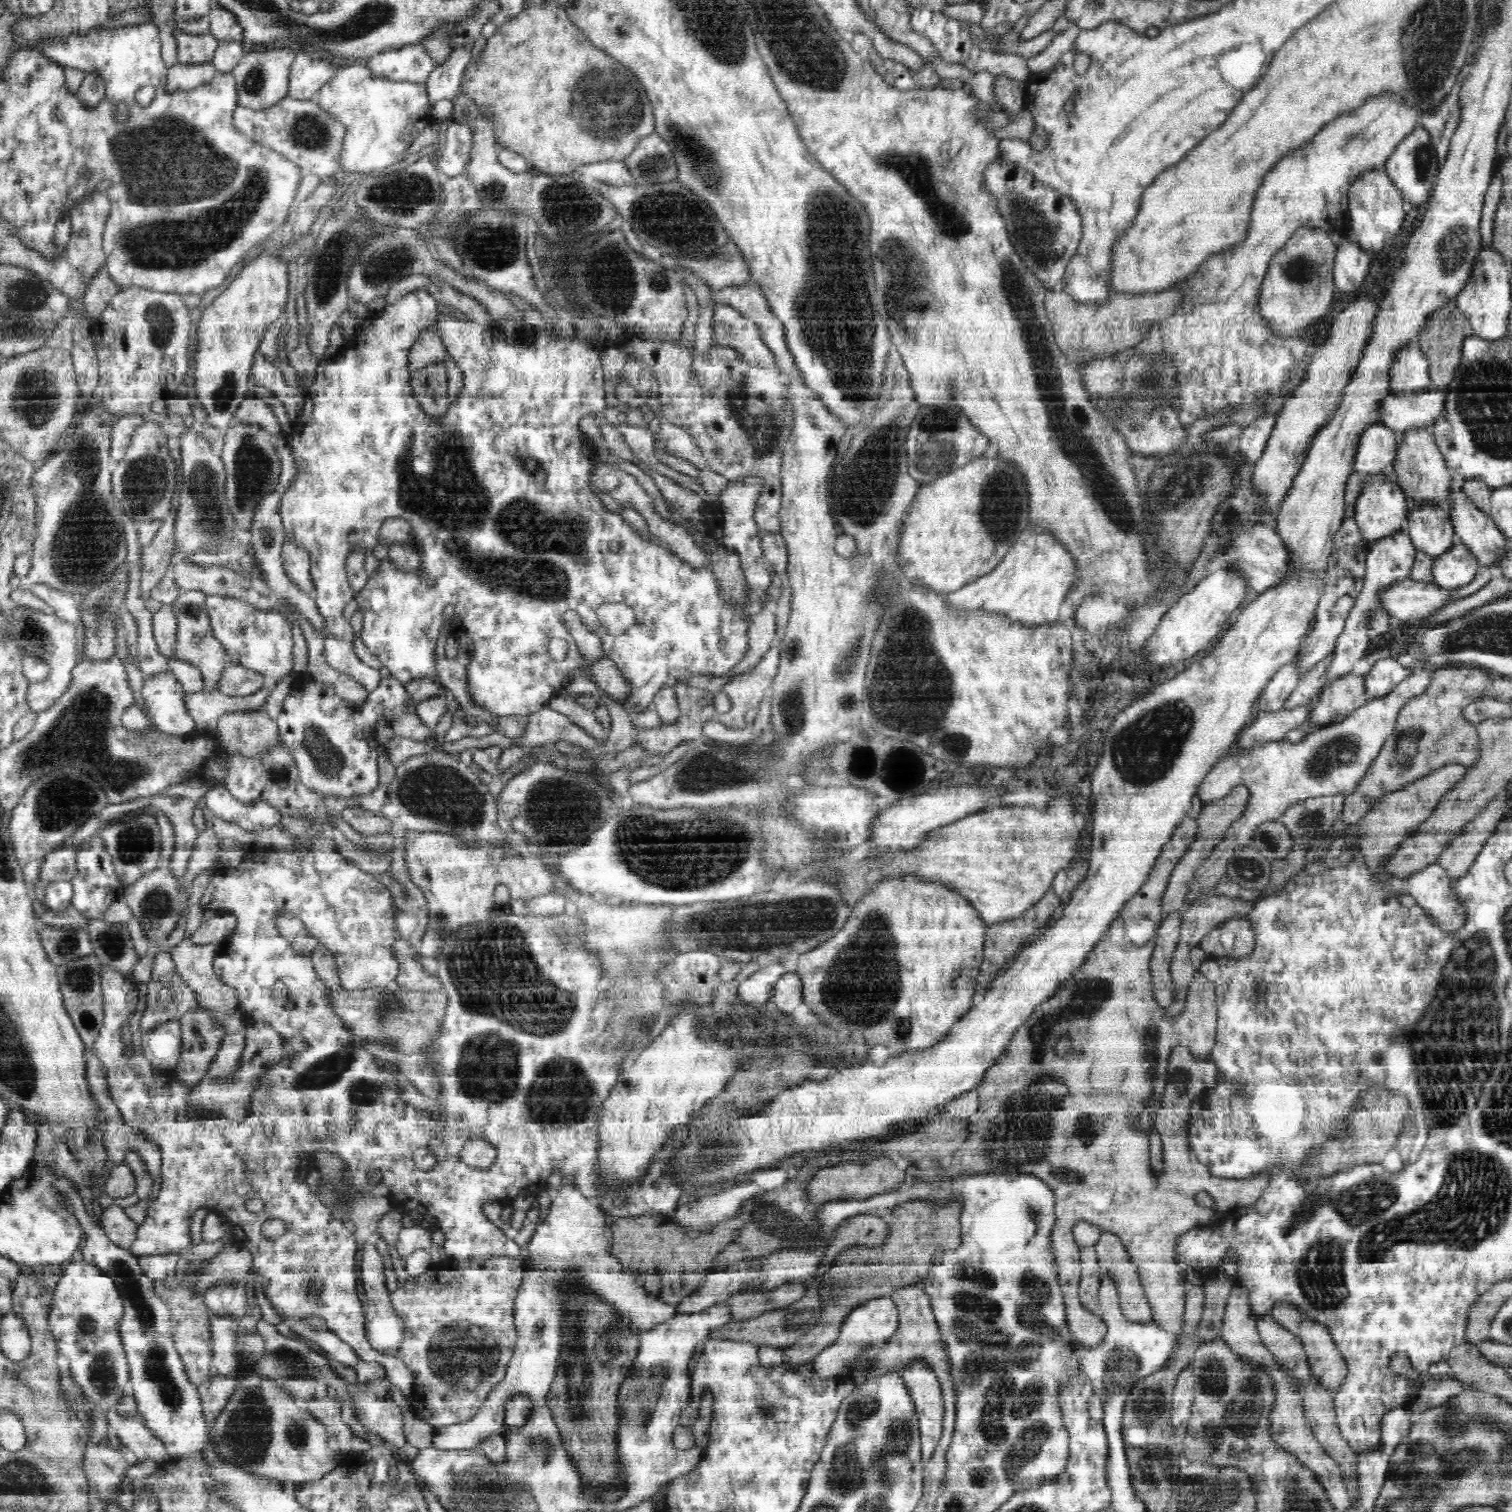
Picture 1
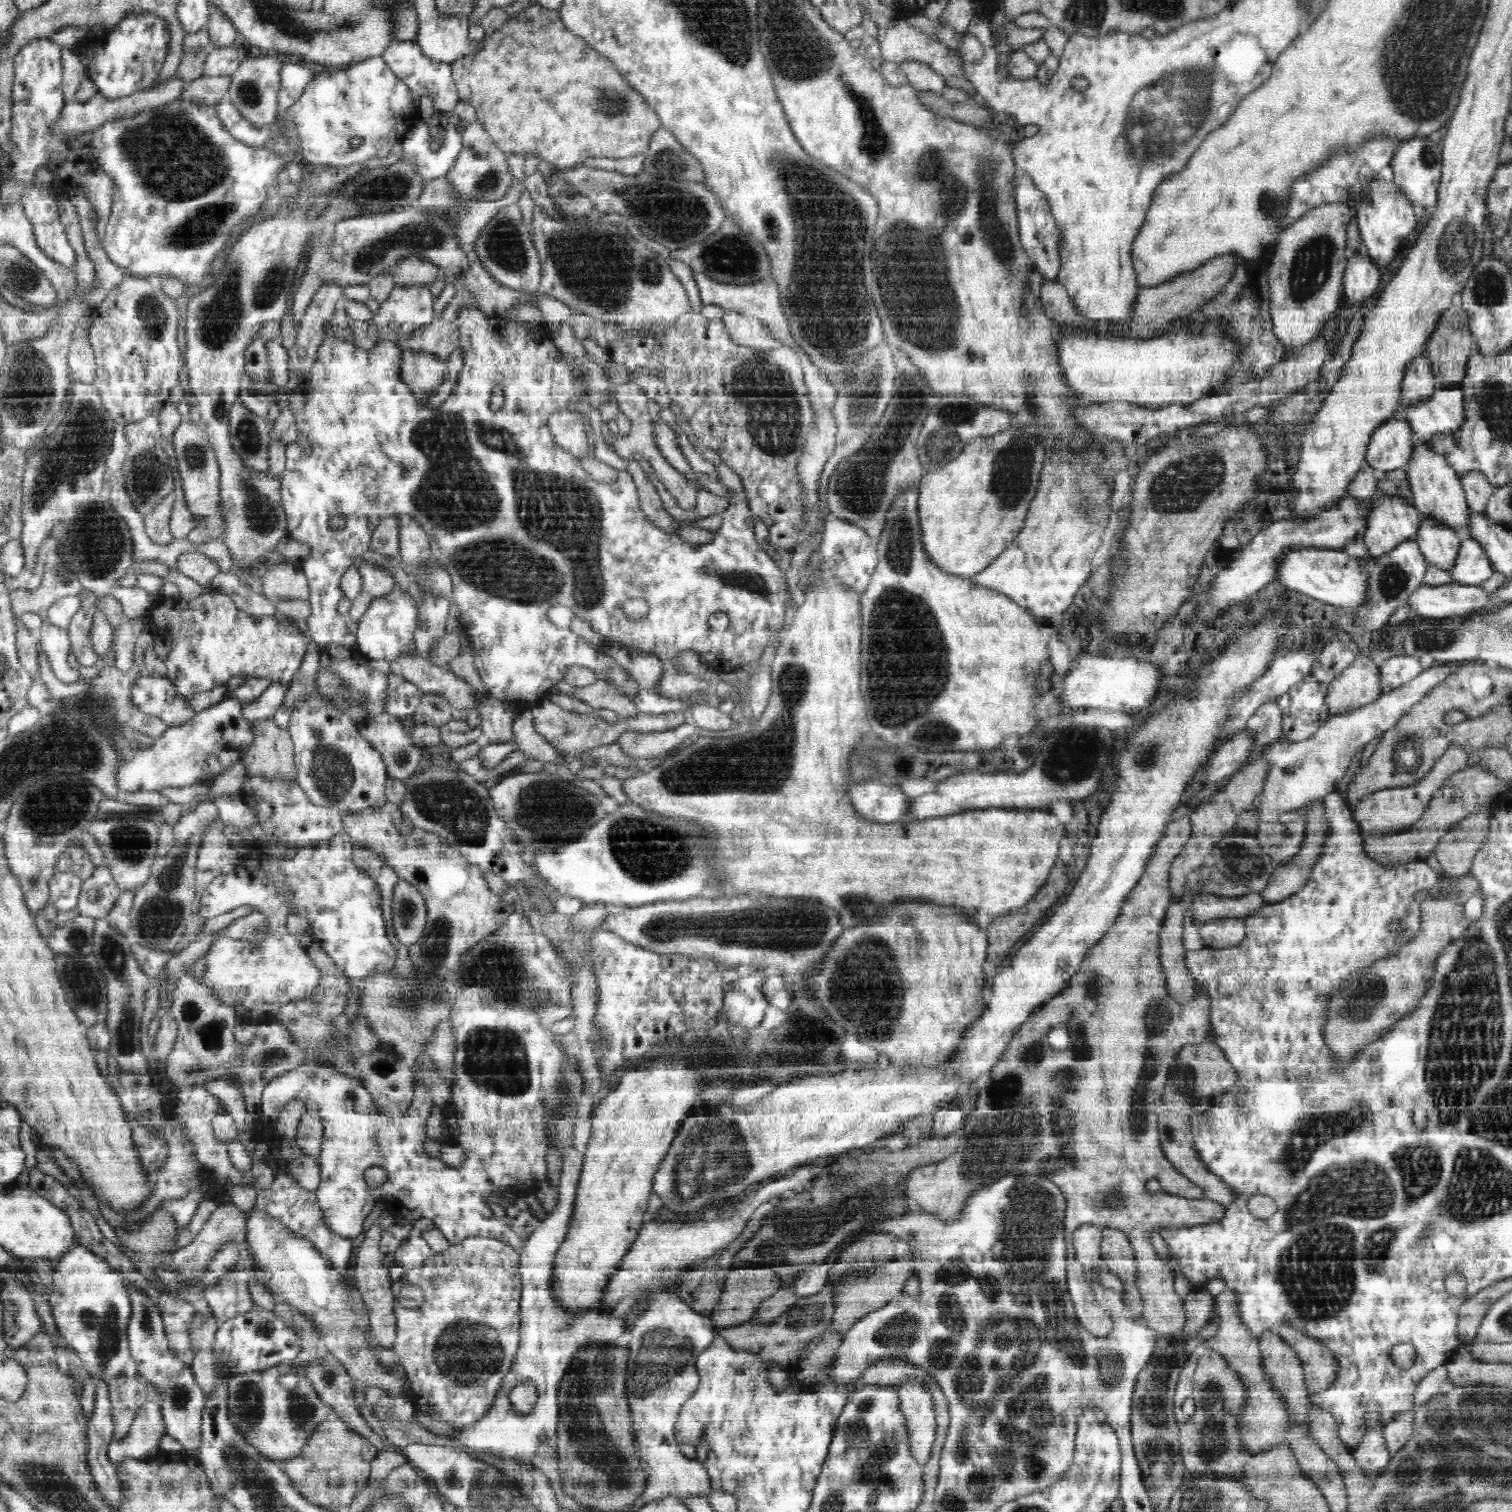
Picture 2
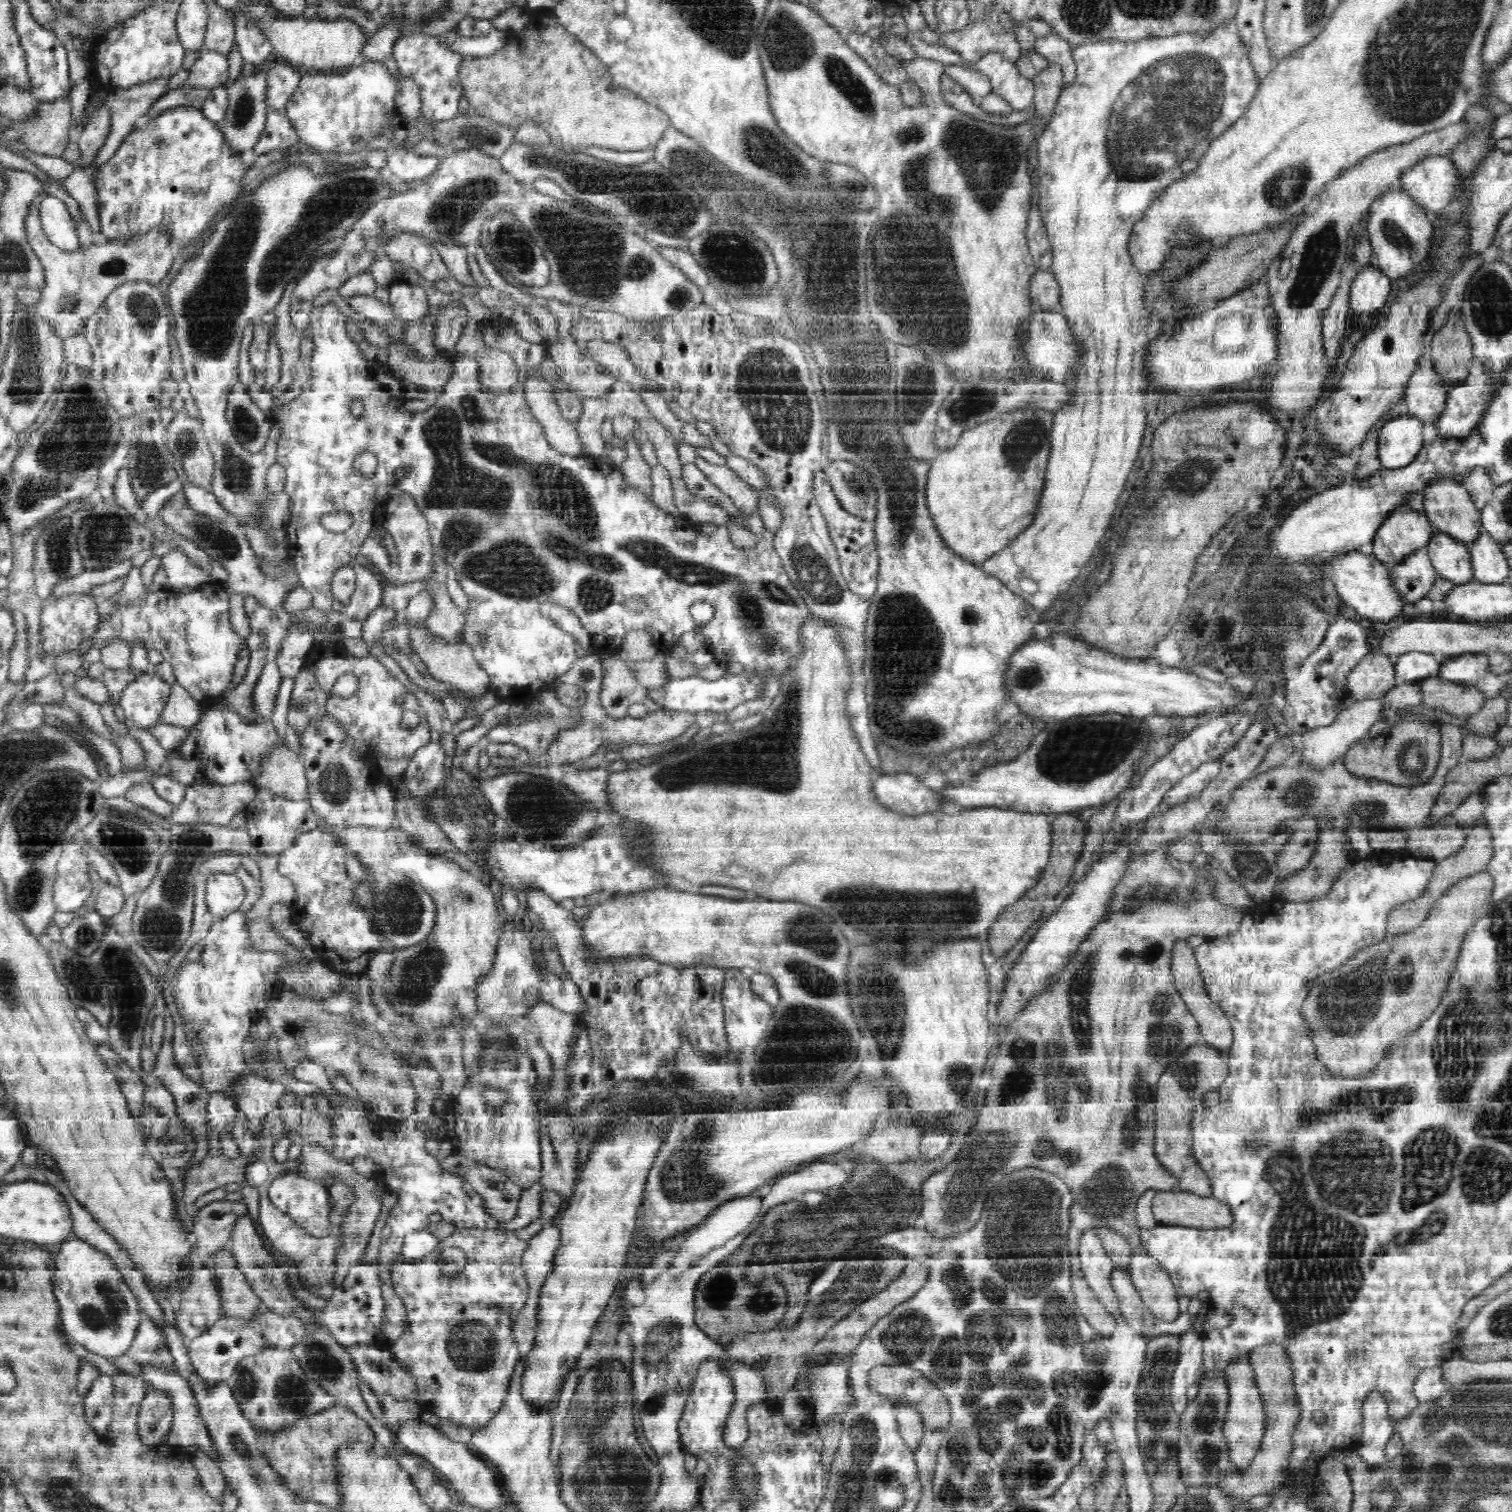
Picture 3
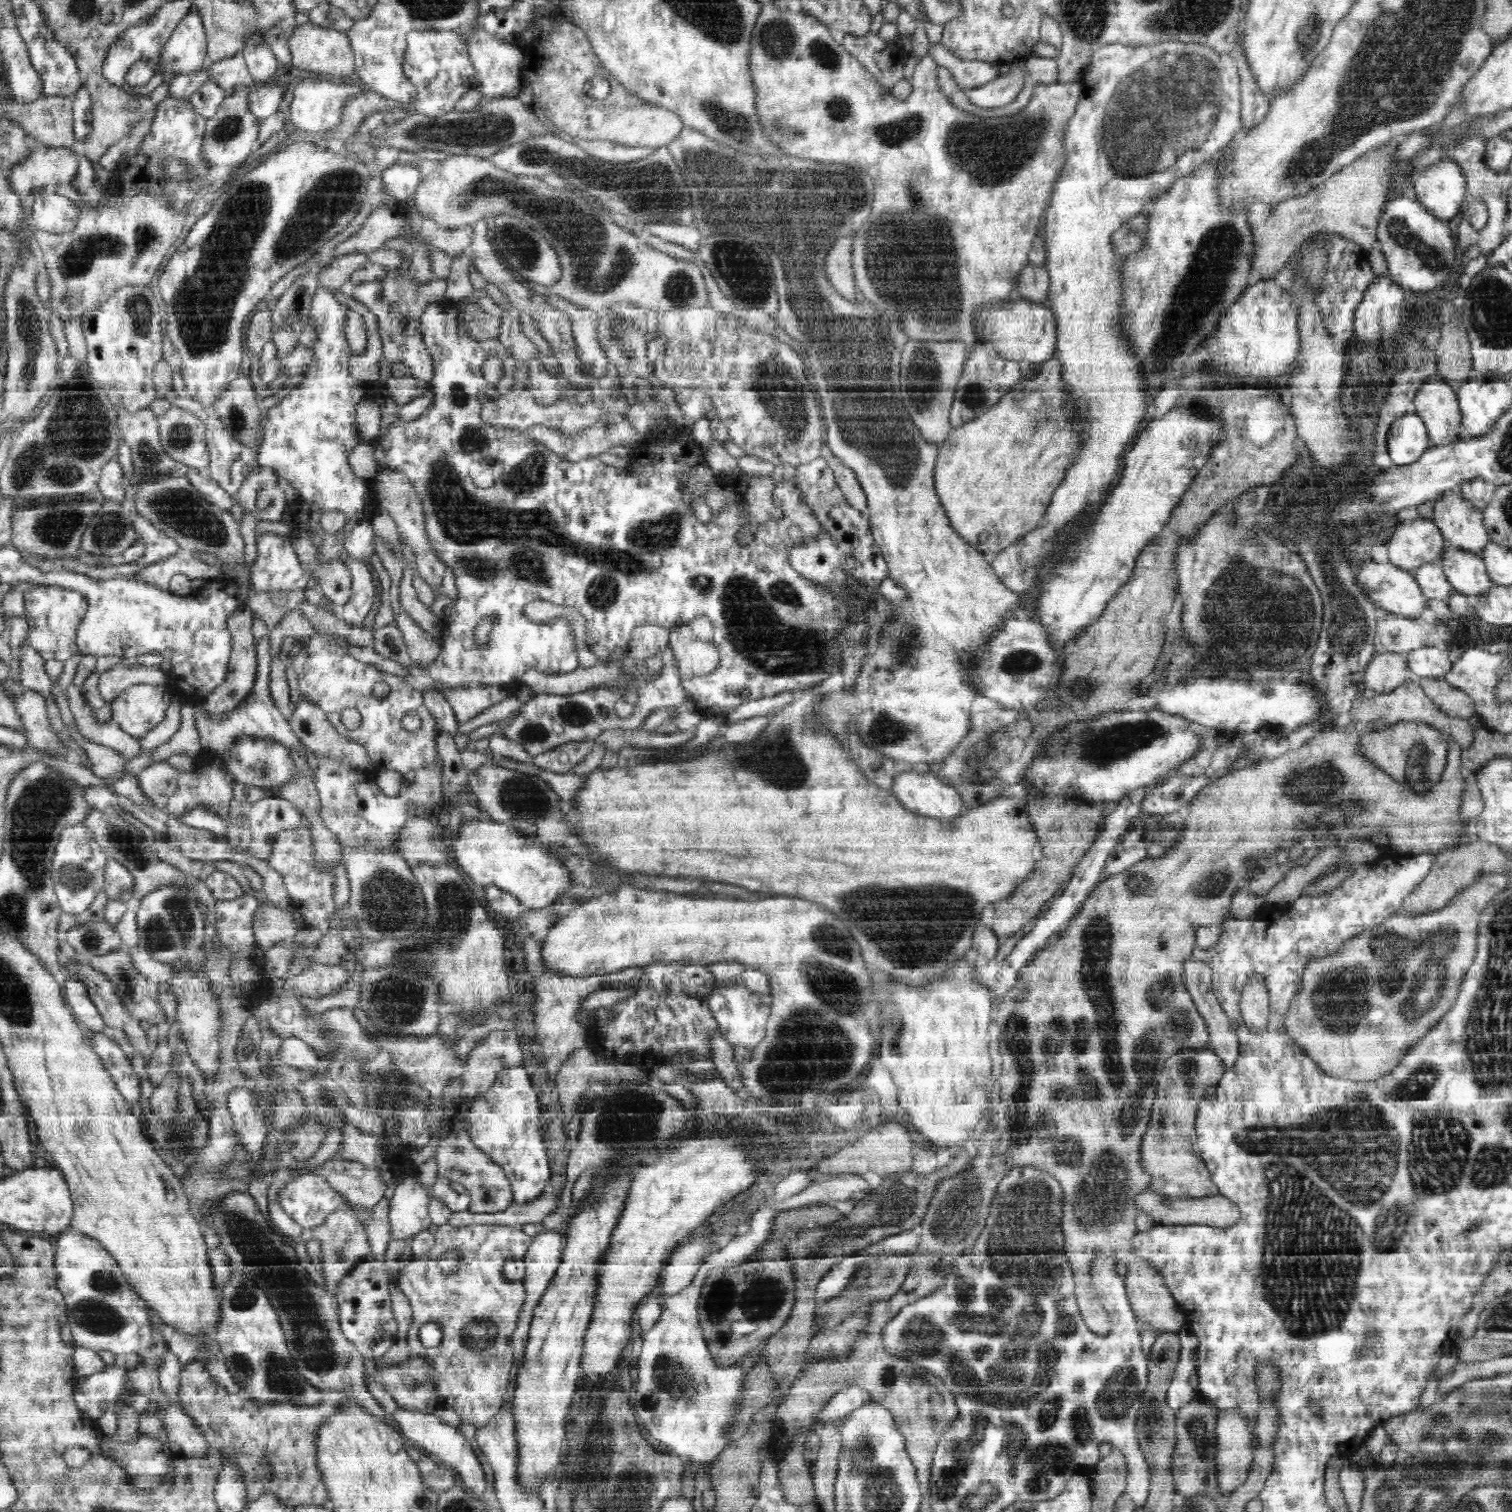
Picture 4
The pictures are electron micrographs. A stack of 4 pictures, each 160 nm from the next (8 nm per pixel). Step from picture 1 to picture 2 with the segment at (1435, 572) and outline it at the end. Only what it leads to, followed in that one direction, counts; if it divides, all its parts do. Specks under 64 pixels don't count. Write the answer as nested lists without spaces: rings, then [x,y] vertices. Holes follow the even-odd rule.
[[[1463,535],[1459,553],[1455,566],[1449,572],[1452,583],[1479,585],[1495,572],[1492,563],[1488,561],[1488,555],[1477,540]]]

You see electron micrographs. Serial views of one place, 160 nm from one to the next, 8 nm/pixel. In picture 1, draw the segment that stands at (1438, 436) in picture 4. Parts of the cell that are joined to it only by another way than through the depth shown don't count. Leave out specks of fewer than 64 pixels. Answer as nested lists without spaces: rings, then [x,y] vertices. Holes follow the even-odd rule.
[[[1414,340],[1399,350],[1391,364],[1391,392],[1398,396],[1415,395],[1426,391],[1430,383],[1428,359]]]

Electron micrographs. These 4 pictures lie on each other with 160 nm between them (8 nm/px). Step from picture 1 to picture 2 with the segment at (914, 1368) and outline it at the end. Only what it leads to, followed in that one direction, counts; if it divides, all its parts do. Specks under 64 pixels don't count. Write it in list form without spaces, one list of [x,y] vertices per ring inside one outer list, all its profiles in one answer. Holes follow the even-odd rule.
[[[910,1380],[906,1384],[898,1387],[900,1411],[906,1418],[906,1429],[910,1432],[910,1449],[914,1458],[918,1460],[920,1454],[928,1454],[928,1458],[932,1453],[932,1444],[934,1444],[934,1434],[936,1434],[936,1414],[932,1408],[932,1396],[928,1396],[928,1392],[924,1392],[924,1388],[920,1388],[920,1384],[916,1384],[916,1380]]]

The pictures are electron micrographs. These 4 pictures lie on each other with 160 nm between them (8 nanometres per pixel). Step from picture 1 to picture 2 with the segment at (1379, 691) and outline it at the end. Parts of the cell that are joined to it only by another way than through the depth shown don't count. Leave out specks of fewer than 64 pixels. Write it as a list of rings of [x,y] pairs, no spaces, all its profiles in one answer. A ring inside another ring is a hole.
[[[1408,655],[1386,658],[1380,669],[1380,686],[1384,693],[1410,682],[1424,669],[1420,661]]]

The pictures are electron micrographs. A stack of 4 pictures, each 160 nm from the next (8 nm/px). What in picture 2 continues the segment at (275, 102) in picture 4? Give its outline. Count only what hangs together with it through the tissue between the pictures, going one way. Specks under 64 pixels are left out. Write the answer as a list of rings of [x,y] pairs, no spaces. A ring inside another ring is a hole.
[[[296,60],[284,63],[280,73],[281,90],[278,93],[278,106],[286,111],[302,96],[306,86],[316,75],[306,64]]]

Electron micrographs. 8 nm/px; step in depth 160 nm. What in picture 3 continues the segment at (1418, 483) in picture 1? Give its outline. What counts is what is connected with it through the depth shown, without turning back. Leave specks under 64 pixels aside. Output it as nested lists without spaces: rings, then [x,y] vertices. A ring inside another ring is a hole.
[[[1435,479],[1422,491],[1424,495],[1423,512],[1429,518],[1431,527],[1436,533],[1450,535],[1453,539],[1471,544],[1479,538],[1481,524],[1481,511],[1476,508],[1468,490],[1454,479]]]

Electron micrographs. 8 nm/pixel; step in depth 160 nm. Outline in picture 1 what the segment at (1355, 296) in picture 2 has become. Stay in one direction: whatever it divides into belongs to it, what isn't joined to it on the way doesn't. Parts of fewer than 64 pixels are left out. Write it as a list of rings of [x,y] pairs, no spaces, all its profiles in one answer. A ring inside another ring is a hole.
[[[1342,238],[1335,252],[1333,281],[1340,292],[1352,292],[1364,282],[1372,258],[1355,239]]]

